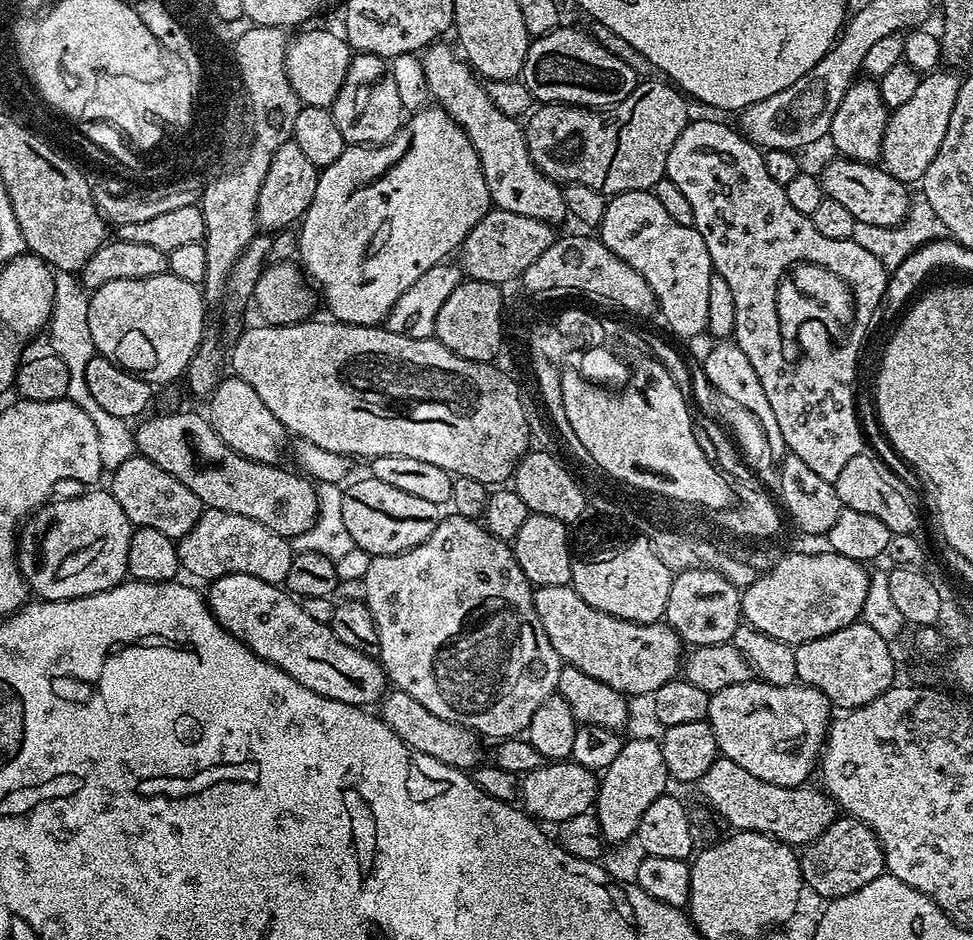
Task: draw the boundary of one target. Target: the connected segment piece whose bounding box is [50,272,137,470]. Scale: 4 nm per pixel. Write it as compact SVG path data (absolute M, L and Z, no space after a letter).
M56 272L56 297L52 303L52 319L50 329L52 328L52 348L51 351L62 362L66 362L66 370L70 370L70 390L67 399L74 401L94 422L94 430L98 430L98 458L102 458L102 466L105 470L111 470L122 466L126 458L137 455L136 437L129 421L122 418L114 418L90 394L86 386L86 366L94 359L98 353L94 346L94 338L90 338L90 318L88 317L89 293L85 291L79 283L74 281L73 273Z

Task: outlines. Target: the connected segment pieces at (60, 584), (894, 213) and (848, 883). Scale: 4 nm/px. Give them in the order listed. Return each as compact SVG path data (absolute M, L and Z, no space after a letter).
M84 490L81 496L72 496L69 500L56 500L45 503L36 509L27 520L24 521L18 532L16 542L16 562L20 569L20 573L24 576L24 581L33 593L37 592L40 600L73 600L76 596L89 596L95 592L101 592L107 588L113 588L115 584L121 583L128 576L128 563L126 562L126 554L130 550L130 538L134 531L134 525L126 518L126 514L122 510L122 506L118 506L118 502L113 498L111 491L92 492L96 490Z
M847 158L835 159L818 172L827 199L846 206L846 210L854 214L857 224L890 228L903 220L904 215L908 213L910 203L909 185L905 181L894 178L885 168L875 163L867 164L861 160Z
M841 815L831 826L799 853L800 873L804 875L805 885L813 888L820 896L835 898L854 894L866 882L885 875L884 851L878 838L861 820L853 816Z

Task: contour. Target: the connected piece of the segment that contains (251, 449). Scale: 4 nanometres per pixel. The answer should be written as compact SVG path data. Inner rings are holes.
M235 374L225 375L212 391L212 395L207 397L206 404L208 404L208 412L206 411L208 423L212 425L218 438L222 438L226 446L230 446L230 450L263 464L274 464L281 459L280 451L283 448L285 451L286 448L286 440L284 444L286 429L282 422L278 422L278 418L274 418L274 414L270 414L266 402L258 398L258 390L254 390L250 382Z

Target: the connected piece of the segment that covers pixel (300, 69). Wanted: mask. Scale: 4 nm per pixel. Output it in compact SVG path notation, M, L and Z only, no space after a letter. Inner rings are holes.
M308 28L300 32L296 37L287 41L284 50L284 61L286 62L286 74L290 78L290 86L294 86L294 94L298 94L301 105L318 106L319 108L331 109L334 98L346 78L346 70L350 66L354 52L349 47L348 41L339 31L327 32L324 28Z

